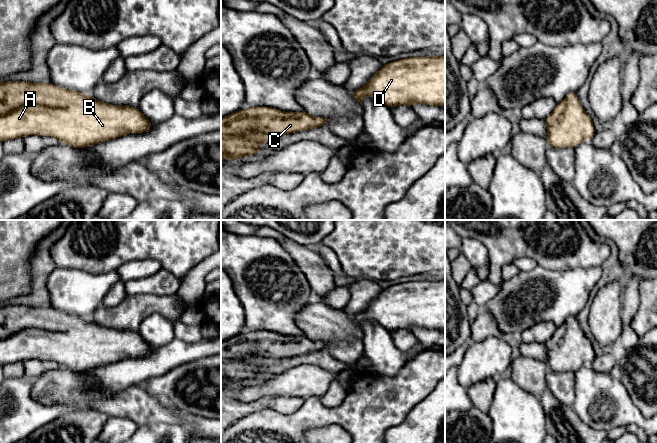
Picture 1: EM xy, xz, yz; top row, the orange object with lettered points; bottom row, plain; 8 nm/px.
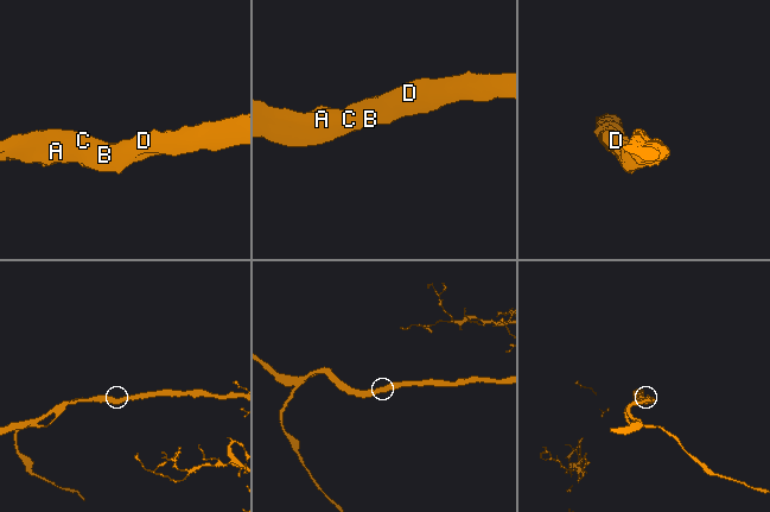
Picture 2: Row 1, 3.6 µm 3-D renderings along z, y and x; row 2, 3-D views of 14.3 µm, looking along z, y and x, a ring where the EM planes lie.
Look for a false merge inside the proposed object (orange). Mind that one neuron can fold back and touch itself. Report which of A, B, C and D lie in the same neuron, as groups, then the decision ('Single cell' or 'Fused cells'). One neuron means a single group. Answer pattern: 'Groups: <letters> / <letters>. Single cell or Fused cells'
Groups: A B C D. Single cell

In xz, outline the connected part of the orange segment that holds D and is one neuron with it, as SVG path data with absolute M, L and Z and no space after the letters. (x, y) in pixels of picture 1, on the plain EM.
M445 280L409 281L393 285L383 291L361 313L352 316L362 329L364 321L373 321L389 332L414 327L431 330L445 329Z

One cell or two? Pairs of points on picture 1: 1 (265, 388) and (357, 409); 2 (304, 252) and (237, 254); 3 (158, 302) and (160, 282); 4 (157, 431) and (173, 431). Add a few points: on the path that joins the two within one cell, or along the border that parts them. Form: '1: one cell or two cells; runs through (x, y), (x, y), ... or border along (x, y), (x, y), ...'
1: two cells; border along (319, 396), (308, 396), (305, 399)
2: two cells; border along (277, 240), (301, 272)
3: two cells; border along (175, 293), (135, 294)
4: one cell; runs through (161, 431), (169, 431)

